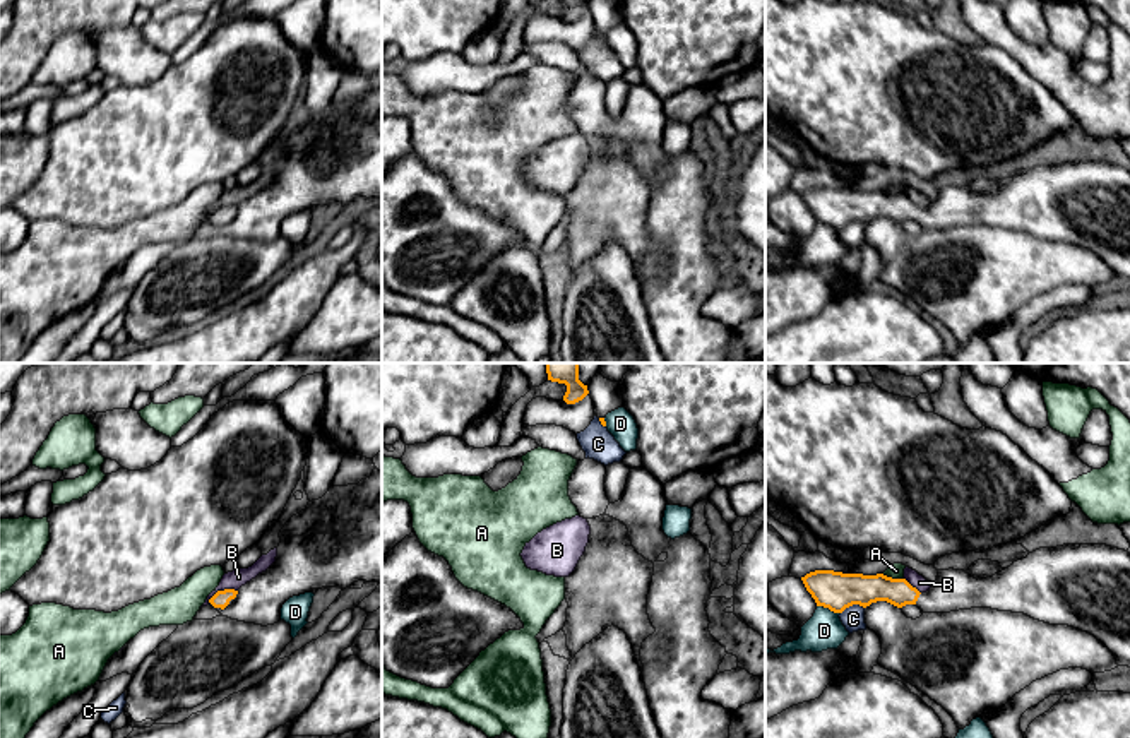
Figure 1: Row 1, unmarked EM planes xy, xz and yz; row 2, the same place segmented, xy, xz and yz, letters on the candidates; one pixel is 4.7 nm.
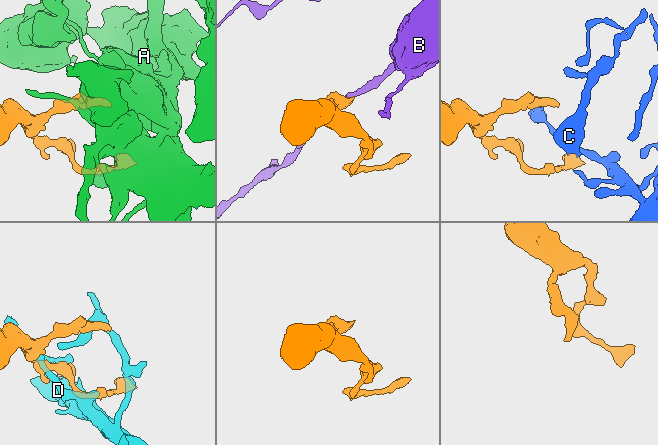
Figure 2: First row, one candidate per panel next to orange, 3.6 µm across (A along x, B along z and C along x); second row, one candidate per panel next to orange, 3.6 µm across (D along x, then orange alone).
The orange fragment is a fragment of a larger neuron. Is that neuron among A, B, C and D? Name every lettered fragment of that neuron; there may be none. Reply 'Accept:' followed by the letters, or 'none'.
Accept: none

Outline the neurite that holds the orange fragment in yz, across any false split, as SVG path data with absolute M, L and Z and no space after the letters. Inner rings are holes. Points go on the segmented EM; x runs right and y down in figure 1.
M1106 545L1039 548L986 579L974 579L964 570L938 570L937 580L926 592L919 592L906 579L883 574L815 570L801 580L817 606L834 613L842 613L853 604L866 608L877 601L887 601L897 608L916 604L921 613L971 608L1024 613L1050 625L1068 625L1094 635L1113 652L1118 666L1130 668L1130 553Z

